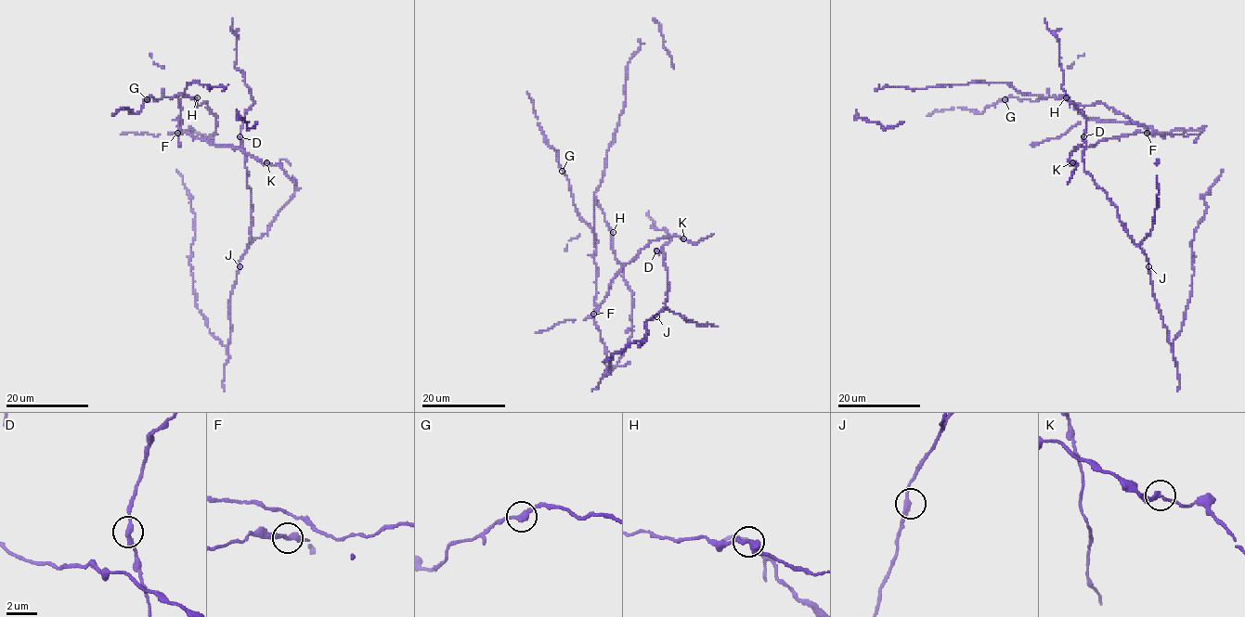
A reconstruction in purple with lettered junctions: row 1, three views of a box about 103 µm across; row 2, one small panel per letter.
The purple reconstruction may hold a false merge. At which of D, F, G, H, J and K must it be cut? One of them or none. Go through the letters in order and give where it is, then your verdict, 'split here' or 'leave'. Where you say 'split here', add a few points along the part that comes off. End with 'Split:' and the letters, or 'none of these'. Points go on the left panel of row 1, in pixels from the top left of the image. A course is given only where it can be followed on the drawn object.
D: at (239, 136); leave
F: at (177, 133); leave
G: at (147, 99); leave
H: at (197, 97); leave
J: at (239, 266); leave
K: at (266, 162); leave
Split: none of these

